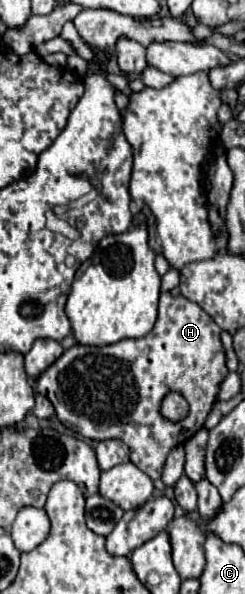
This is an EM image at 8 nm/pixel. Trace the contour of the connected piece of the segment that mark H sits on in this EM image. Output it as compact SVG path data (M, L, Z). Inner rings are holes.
M165 292L165 294L161 294L161 298L159 298L159 314L157 314L155 328L153 328L147 336L143 336L143 338L127 338L127 340L119 340L119 342L115 342L115 344L99 346L99 348L97 348L97 346L81 346L81 344L75 344L75 346L71 346L69 350L65 350L45 372L41 372L41 374L35 378L35 388L37 388L39 394L43 394L43 396L47 396L47 398L51 400L51 404L55 406L57 418L59 418L69 430L73 430L73 432L79 434L79 414L85 412L85 414L87 414L87 438L91 438L91 440L109 440L109 438L123 440L123 442L129 446L129 450L131 450L131 462L133 462L139 470L143 470L147 476L151 476L153 480L157 480L157 478L161 478L161 470L163 470L163 464L165 464L167 454L181 442L181 432L199 432L199 430L203 428L203 424L205 424L205 418L207 418L209 410L213 408L213 404L215 404L215 400L217 400L219 386L221 386L221 382L225 380L225 376L227 376L227 372L229 372L227 366L225 366L225 350L223 350L223 344L221 344L221 332L223 332L223 330L213 322L213 318L211 318L199 304L195 304L195 302L191 302L191 300L183 298L183 296L171 296L169 292ZM169 392L179 392L179 394L189 402L189 414L187 414L187 418L183 418L183 420L179 420L179 422L171 422L171 420L167 420L167 418L161 416L161 400L163 400L163 396L169 394Z

